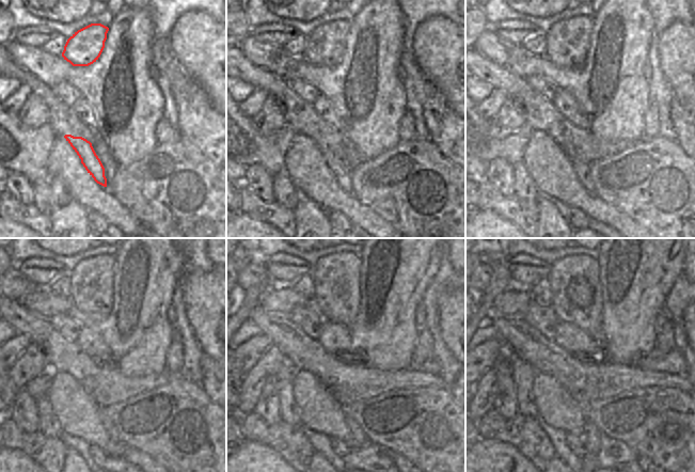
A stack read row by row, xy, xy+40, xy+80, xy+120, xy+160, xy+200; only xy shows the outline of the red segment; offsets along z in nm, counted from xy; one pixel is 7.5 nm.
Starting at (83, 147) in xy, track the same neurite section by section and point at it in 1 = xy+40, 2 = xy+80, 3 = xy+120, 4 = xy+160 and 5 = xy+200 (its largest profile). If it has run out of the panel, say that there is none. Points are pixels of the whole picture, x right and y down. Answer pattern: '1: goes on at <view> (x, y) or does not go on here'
1: goes on at xy+40 (343, 173)
2: goes on at xy+80 (583, 171)
3: goes on at xy+120 (105, 417)
4: goes on at xy+160 (358, 437)
5: goes on at xy+200 (594, 436)

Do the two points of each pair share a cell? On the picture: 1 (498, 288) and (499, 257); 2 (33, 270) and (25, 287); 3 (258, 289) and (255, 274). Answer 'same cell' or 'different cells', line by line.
1: same cell
2: different cells
3: different cells

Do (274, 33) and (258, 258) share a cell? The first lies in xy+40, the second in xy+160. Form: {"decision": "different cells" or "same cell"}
{"decision": "different cells"}

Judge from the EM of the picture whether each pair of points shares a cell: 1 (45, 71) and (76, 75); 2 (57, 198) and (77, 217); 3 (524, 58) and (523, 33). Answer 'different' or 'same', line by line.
1: different
2: same
3: different

